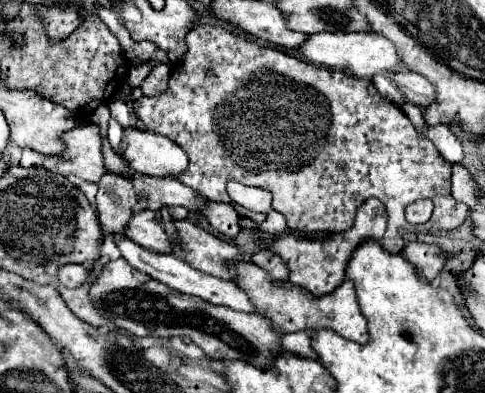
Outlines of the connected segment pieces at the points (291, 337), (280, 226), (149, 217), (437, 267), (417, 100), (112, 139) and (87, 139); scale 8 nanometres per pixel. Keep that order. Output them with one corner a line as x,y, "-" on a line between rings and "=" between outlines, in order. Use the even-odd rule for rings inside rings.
297,331
297,333
289,333
283,335
281,345
291,351
291,353
299,353
299,355
311,355
311,343
309,343
309,333
307,331
=
269,211
267,219
259,225
259,229
265,231
265,233
285,233
287,225
285,225
283,215
279,215
277,211
=
135,211
127,221
123,235
155,253
171,253
173,247
169,235
159,225
155,211
=
409,243
405,249
403,249
403,257
407,257
407,261
411,261
417,271
427,279
431,281
433,277
439,275
439,271
443,269
445,265
445,259
447,259
447,253
443,251
435,251
435,245
425,245
425,243
=
397,71
397,73
389,73
389,79
405,93
407,101
427,107
431,105
431,101
435,101
435,93
433,87
427,79
423,79
423,75
413,73
413,71
=
111,117
109,119
109,143
111,147
117,151
119,149
119,143
121,143
121,135
123,135
123,127
=
83,125
69,129
61,135
65,151
59,155
49,155
41,163
51,173
59,175
75,175
83,181
99,183
99,179
107,173
103,155
101,155
101,139
95,125

